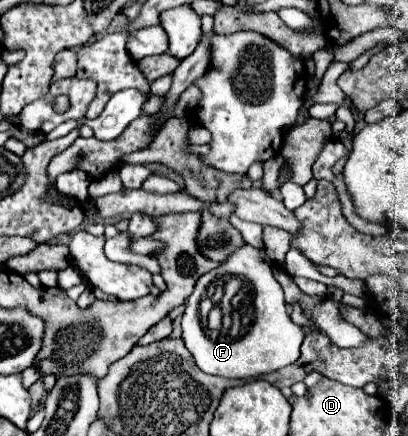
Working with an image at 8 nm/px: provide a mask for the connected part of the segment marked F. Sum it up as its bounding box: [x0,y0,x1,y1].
[181,244,305,378]

